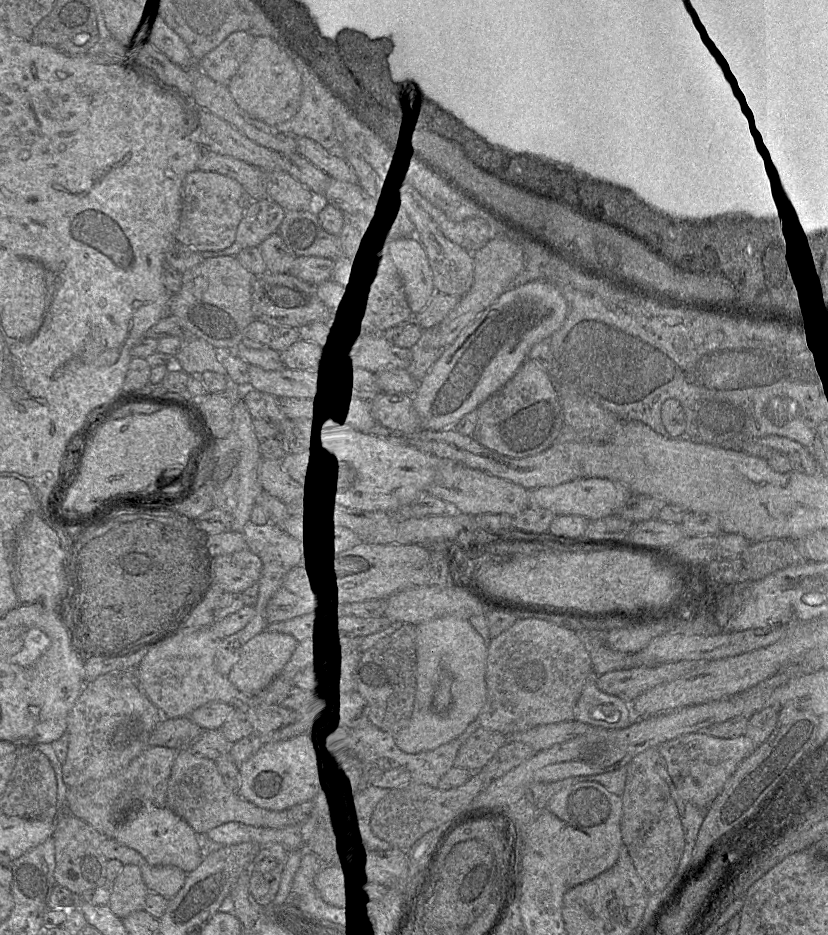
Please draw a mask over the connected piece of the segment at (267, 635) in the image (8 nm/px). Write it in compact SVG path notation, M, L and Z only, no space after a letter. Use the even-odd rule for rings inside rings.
M263 630L241 648L239 658L228 673L229 680L243 693L257 695L281 672L298 644L292 635Z

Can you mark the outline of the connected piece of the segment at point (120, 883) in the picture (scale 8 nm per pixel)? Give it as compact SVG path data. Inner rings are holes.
M133 864L124 865L112 882L108 906L118 918L123 919L144 909L148 891L141 868Z

